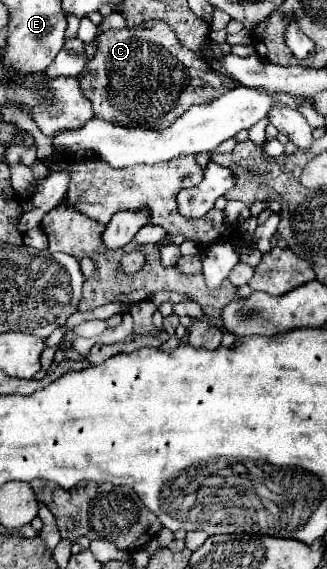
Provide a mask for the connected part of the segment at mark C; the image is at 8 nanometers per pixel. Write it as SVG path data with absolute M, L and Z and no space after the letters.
M143 22L141 26L125 28L125 30L105 30L99 36L95 58L91 60L91 70L79 78L83 94L93 102L93 112L97 118L107 118L107 122L115 122L119 126L135 126L135 128L151 128L163 130L175 122L181 114L185 114L193 104L207 104L219 94L235 88L235 82L209 68L209 64L195 56L193 50L183 46L177 34L165 26L165 22Z

